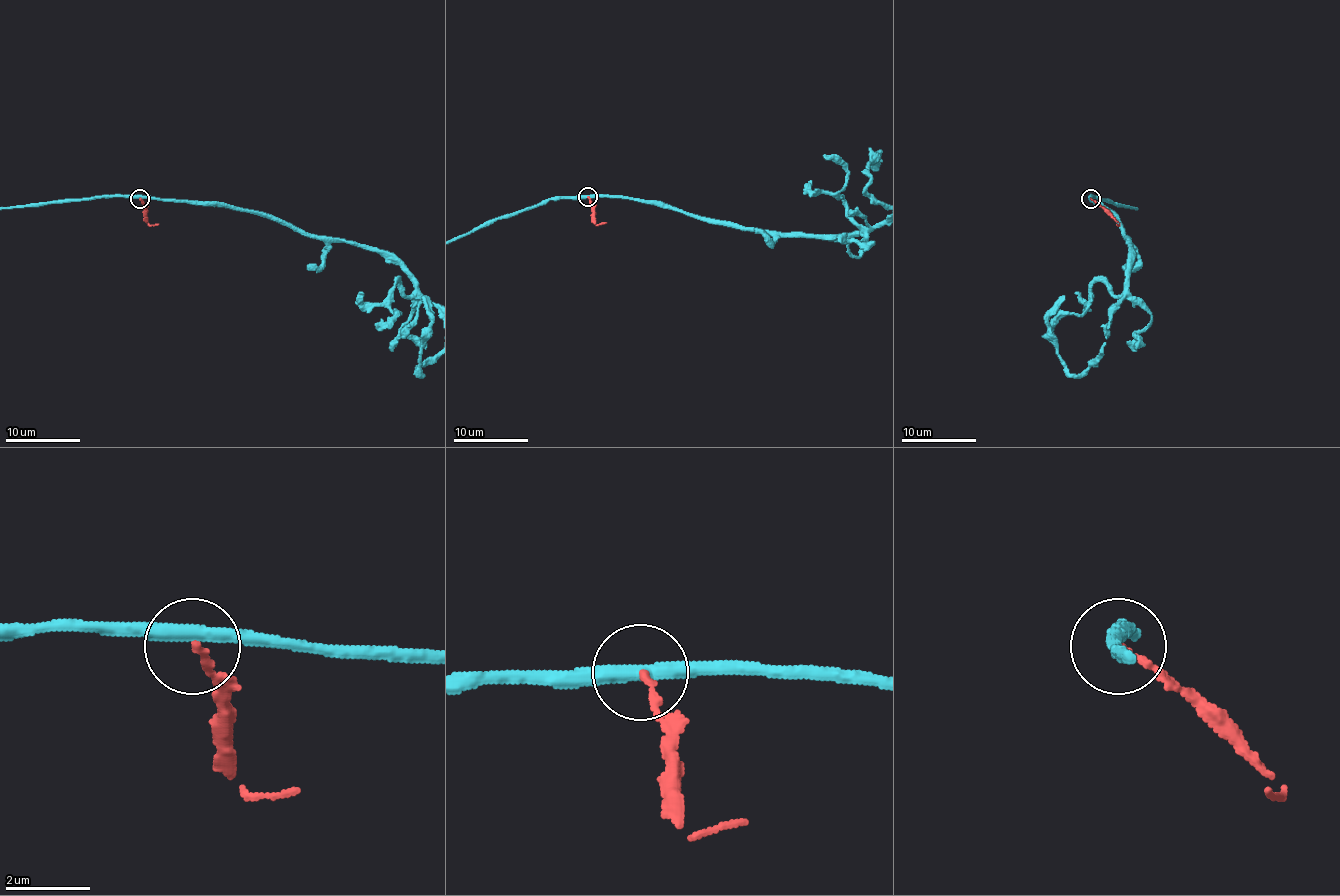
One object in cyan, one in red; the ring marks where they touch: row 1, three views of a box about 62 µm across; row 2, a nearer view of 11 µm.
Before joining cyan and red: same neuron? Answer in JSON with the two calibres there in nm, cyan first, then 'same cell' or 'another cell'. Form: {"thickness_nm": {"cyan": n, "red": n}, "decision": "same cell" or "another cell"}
{"thickness_nm": {"cyan": 360, "red": 160}, "decision": "another cell"}

